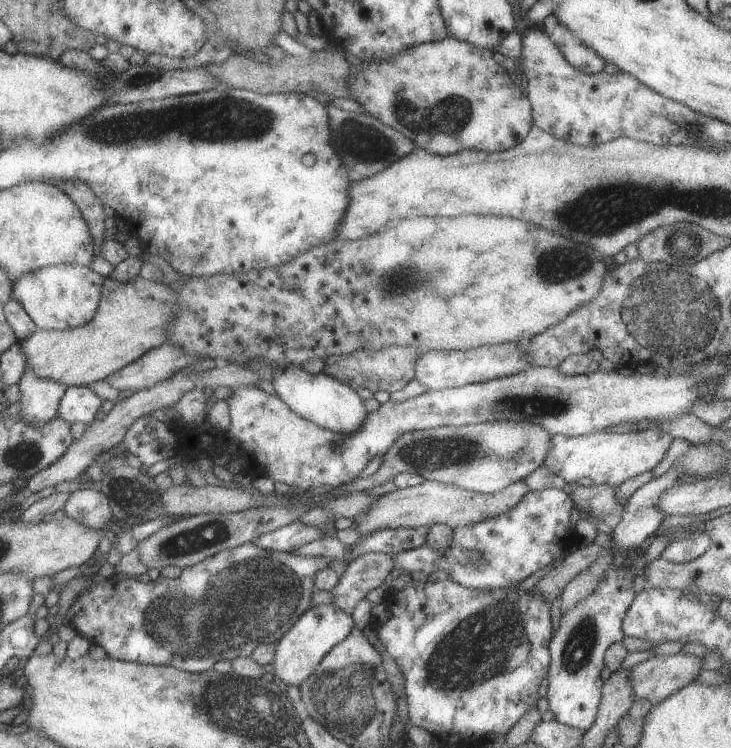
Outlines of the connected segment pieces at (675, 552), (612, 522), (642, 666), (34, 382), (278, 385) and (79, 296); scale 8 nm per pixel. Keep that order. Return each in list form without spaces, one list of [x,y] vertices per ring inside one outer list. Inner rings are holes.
[[[705,531],[695,532],[694,536],[686,536],[672,541],[661,556],[673,563],[687,563],[700,558],[712,546],[712,540]]]
[[[592,484],[590,486],[578,485],[577,488],[567,489],[568,496],[574,500],[574,508],[581,511],[582,515],[587,516],[590,520],[593,520],[596,525],[611,531],[616,528],[616,524],[622,520],[624,514],[625,504],[628,502],[618,502],[616,498],[616,490],[614,486],[608,484]]]
[[[679,652],[672,655],[654,655],[652,658],[636,664],[630,669],[630,684],[634,688],[637,698],[646,698],[652,705],[662,702],[676,691],[682,690],[685,686],[699,676],[700,671],[704,670],[701,666],[703,659],[693,654]]]
[[[28,363],[20,386],[24,390],[20,412],[22,420],[34,426],[46,426],[48,422],[58,418],[61,402],[68,390],[66,384],[40,378],[32,364]]]
[[[276,366],[275,369],[273,384],[276,394],[298,414],[328,430],[344,432],[344,434],[358,432],[364,426],[369,411],[364,398],[353,386],[330,376],[324,370],[313,374],[305,370],[304,366]]]
[[[61,264],[24,274],[15,283],[15,296],[44,330],[72,330],[92,322],[104,298],[106,277],[89,266]]]

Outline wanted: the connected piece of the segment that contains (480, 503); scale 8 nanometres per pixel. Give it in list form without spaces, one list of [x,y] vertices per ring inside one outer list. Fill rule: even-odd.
[[[426,480],[420,486],[398,489],[396,492],[380,496],[380,500],[372,506],[370,512],[360,514],[354,520],[361,534],[372,534],[372,532],[386,530],[386,528],[422,528],[439,524],[447,524],[455,529],[460,526],[472,526],[476,522],[482,522],[512,510],[522,498],[527,496],[528,492],[530,488],[524,480],[516,481],[506,489],[498,490],[494,494],[478,493],[462,488],[462,486]]]

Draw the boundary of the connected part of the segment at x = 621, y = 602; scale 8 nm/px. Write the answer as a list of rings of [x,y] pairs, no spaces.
[[[610,564],[592,594],[570,610],[561,612],[559,627],[548,644],[550,664],[547,676],[549,710],[554,712],[558,722],[582,732],[594,724],[601,700],[603,681],[600,674],[605,667],[604,654],[612,644],[627,641],[623,620],[636,594],[634,579],[639,569],[635,564]]]

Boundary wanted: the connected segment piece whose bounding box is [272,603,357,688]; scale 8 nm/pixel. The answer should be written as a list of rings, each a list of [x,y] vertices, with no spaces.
[[[336,603],[318,605],[310,609],[279,642],[276,662],[272,664],[272,675],[289,686],[297,685],[301,688],[308,678],[316,674],[324,658],[350,637],[356,627],[354,616],[342,610]]]

